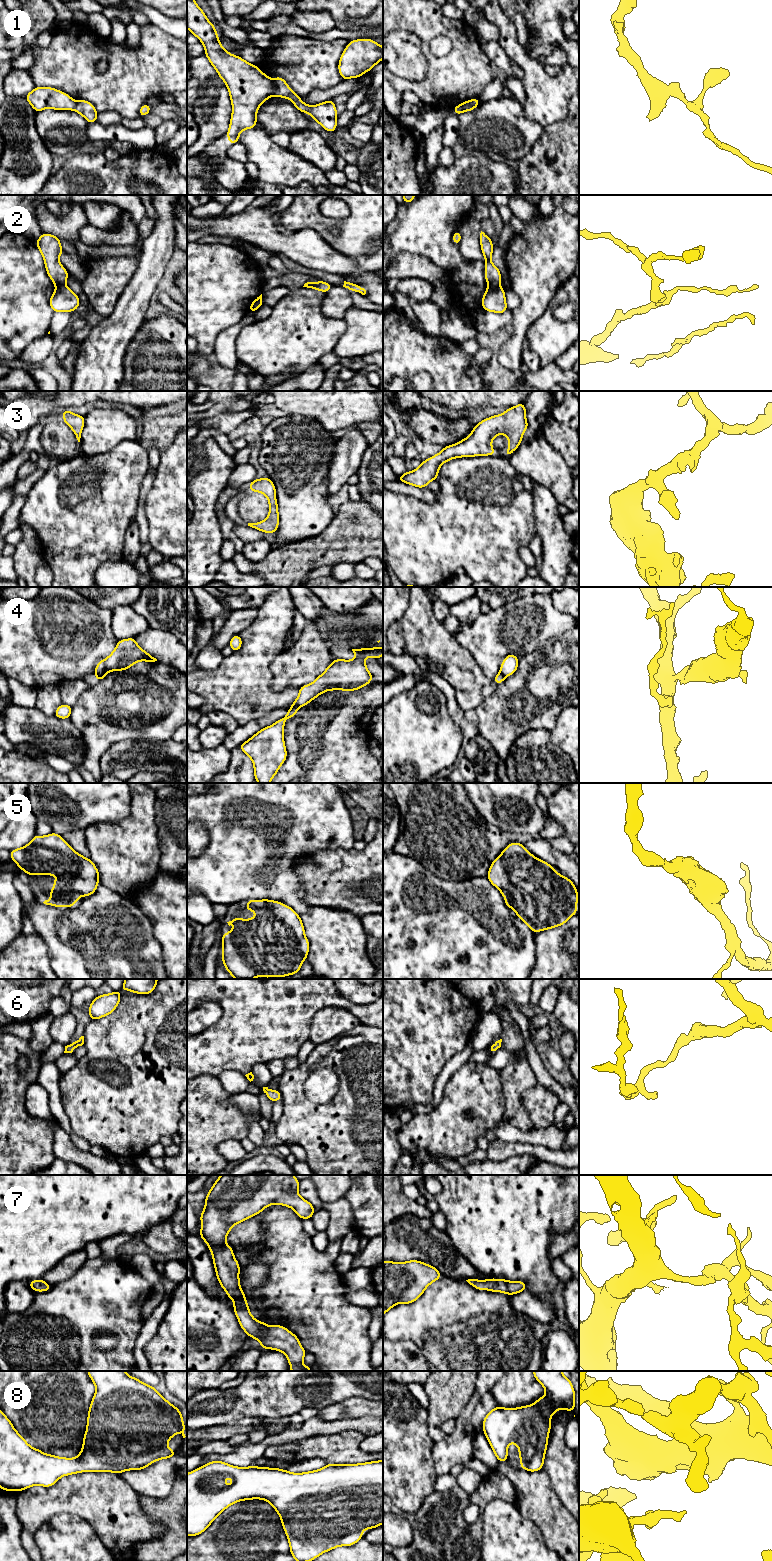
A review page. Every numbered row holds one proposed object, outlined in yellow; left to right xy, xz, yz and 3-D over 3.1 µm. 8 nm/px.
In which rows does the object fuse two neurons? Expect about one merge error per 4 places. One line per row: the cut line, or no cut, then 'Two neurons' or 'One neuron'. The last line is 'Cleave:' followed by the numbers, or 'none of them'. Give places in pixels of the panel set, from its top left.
1: Split along xz (271, 80), (273, 94). Two neurons
2: Split along yz (488, 285), (499, 286). Two neurons
3: No split. One neuron
4: Split along xy (104, 660), (104, 670), (101, 673), (95, 674). Two neurons
5: No split. One neuron
6: No split. One neuron
7: No split. One neuron
8: No split. One neuron
Cleave: 1, 2, 4

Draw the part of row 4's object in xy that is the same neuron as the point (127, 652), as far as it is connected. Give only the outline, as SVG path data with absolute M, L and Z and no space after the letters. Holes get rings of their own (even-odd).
M135 637L118 640L114 651L104 659L104 672L95 674L95 678L100 682L108 672L127 670L138 661L155 662L157 659L142 649Z

